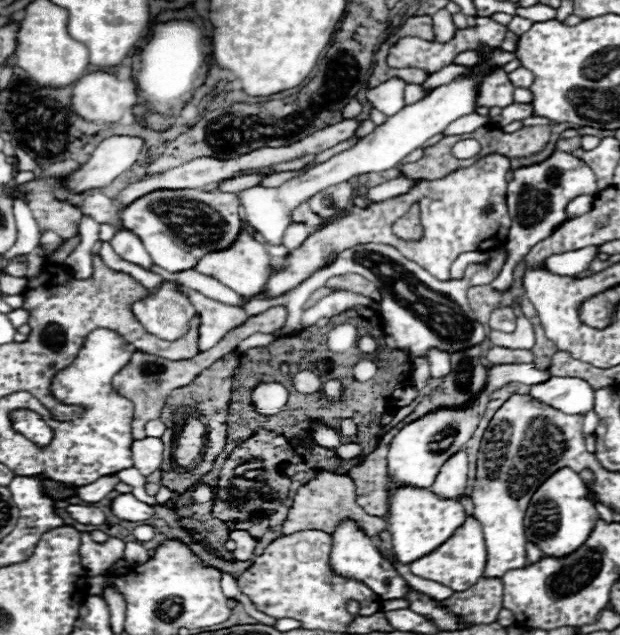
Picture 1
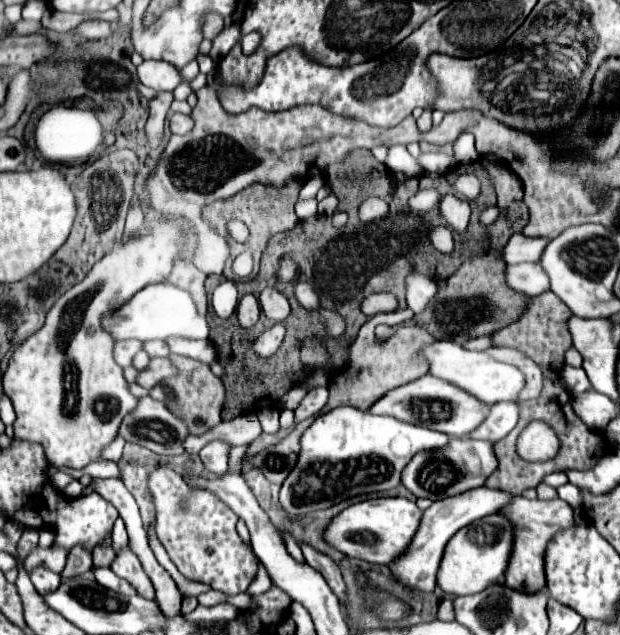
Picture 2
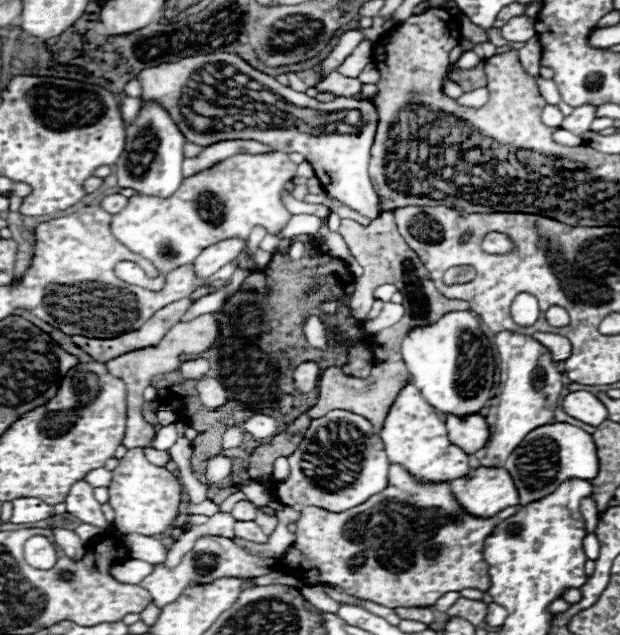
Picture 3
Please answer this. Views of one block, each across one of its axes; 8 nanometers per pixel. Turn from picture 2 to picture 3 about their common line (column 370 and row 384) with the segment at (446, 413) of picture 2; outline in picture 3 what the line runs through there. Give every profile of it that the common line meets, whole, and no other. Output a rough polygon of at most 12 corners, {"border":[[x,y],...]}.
{"border":[[412,382],[396,396],[380,438],[390,462],[418,480],[470,470],[442,414]]}

